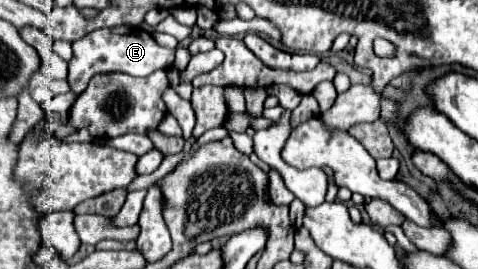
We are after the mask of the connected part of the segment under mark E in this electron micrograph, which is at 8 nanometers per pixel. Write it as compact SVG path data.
M116 27L116 29L94 29L86 37L72 43L72 59L68 61L68 83L70 89L80 95L88 81L100 73L126 73L132 77L148 77L158 69L166 69L174 63L174 51L160 47L150 33L134 27Z

